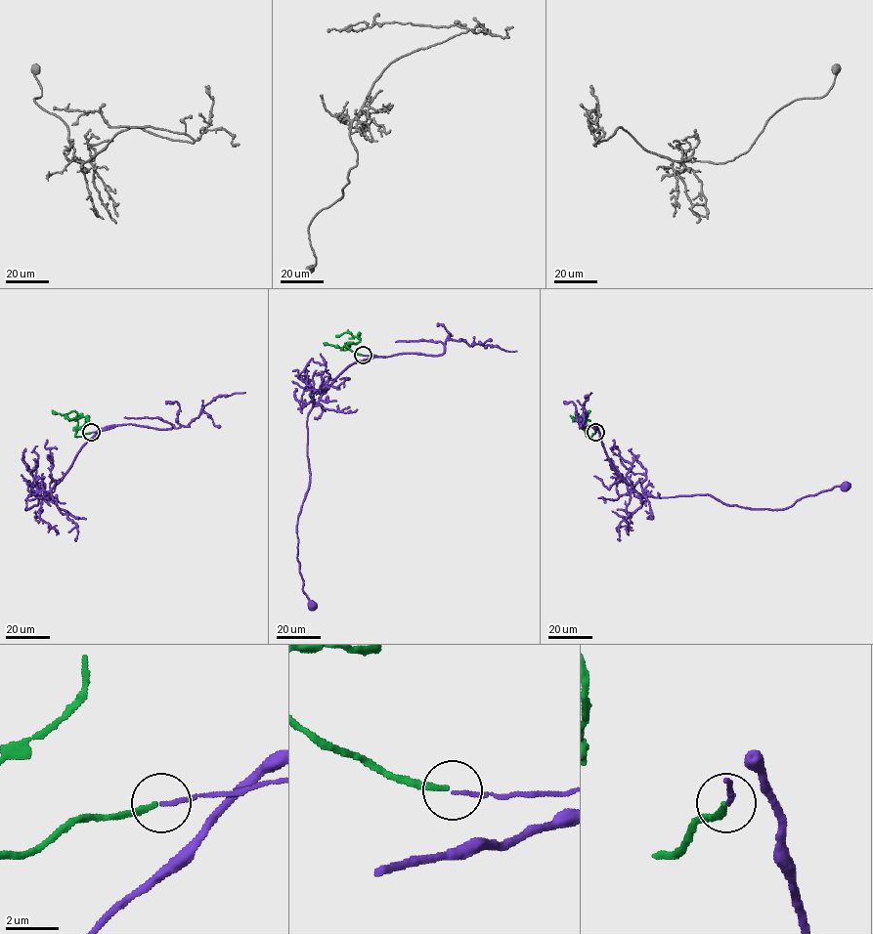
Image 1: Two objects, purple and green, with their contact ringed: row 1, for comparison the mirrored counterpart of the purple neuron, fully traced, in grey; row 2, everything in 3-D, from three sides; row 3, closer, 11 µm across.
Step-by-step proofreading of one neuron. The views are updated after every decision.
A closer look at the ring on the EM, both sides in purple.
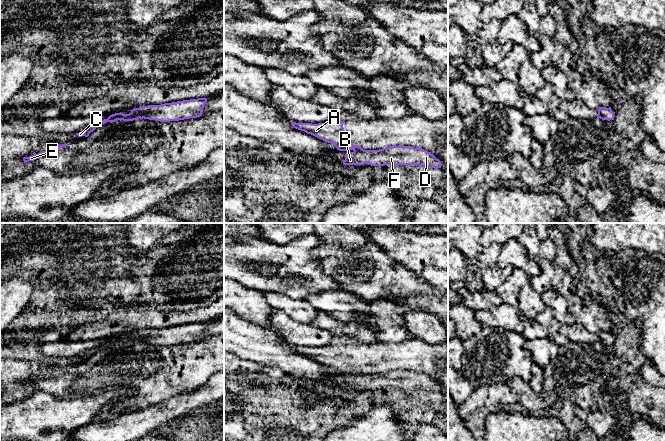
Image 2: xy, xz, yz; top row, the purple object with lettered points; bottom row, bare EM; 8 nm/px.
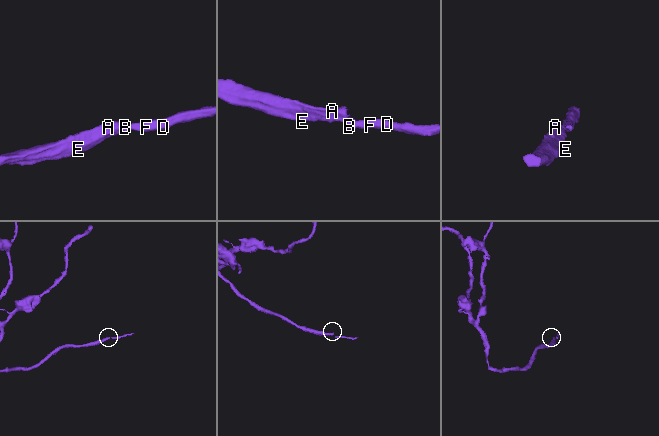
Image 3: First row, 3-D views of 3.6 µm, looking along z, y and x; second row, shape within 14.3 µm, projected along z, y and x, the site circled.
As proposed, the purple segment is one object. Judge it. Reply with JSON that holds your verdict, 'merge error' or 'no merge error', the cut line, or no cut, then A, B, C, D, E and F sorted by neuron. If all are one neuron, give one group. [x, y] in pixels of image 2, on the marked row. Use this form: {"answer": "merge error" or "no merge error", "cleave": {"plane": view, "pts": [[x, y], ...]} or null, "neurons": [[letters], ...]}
{"answer": "merge error", "cleave": {"plane": "xy", "pts": [[131, 112], [134, 112], [139, 117]]}, "neurons": [["A", "C", "E"], ["B", "D", "F"]]}

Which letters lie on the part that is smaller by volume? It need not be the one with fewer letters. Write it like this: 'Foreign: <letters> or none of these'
Foreign: B, D, F

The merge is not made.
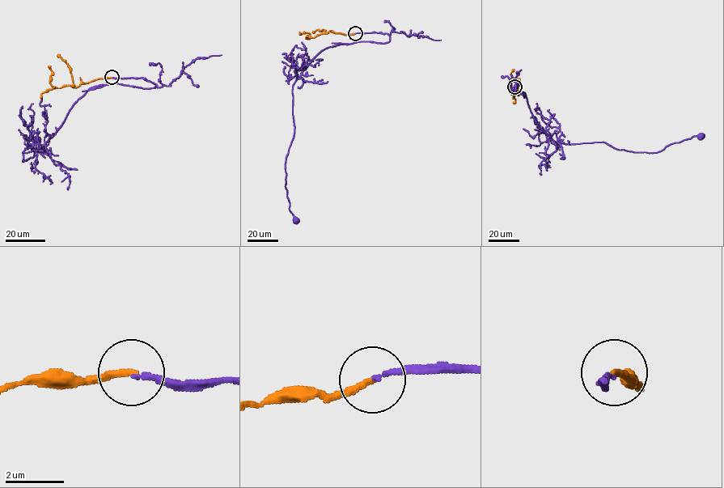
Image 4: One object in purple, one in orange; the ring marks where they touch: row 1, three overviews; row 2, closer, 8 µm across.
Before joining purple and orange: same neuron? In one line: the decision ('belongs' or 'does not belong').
belongs

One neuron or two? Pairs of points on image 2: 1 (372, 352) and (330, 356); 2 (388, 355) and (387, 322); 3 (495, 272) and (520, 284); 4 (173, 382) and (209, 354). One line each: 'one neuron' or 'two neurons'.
1: one neuron
2: two neurons
3: two neurons
4: one neuron

